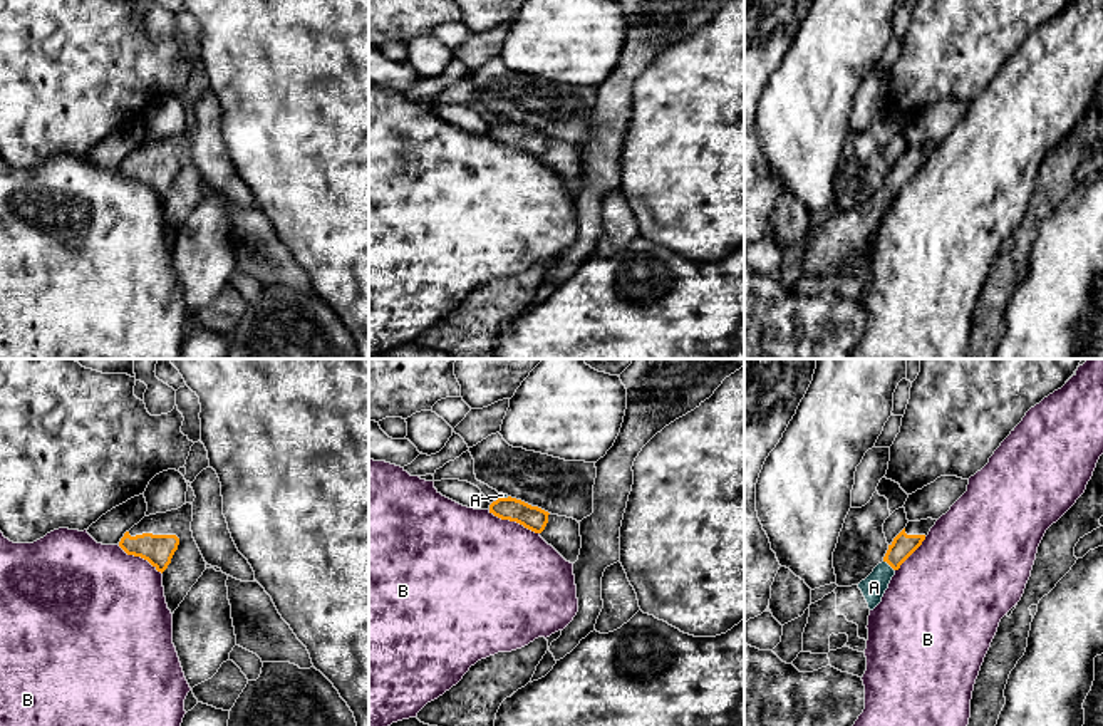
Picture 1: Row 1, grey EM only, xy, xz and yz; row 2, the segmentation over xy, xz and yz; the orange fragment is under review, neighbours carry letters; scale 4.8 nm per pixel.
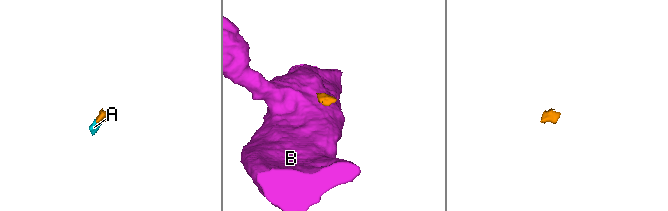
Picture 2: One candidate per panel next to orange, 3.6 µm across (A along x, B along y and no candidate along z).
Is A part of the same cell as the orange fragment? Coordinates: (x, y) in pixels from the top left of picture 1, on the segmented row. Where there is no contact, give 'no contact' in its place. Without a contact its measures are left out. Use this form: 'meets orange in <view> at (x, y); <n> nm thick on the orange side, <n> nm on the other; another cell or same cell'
meets orange in yz at (889, 564); 110 nm thick on the orange side, 120 nm on the other; same cell

